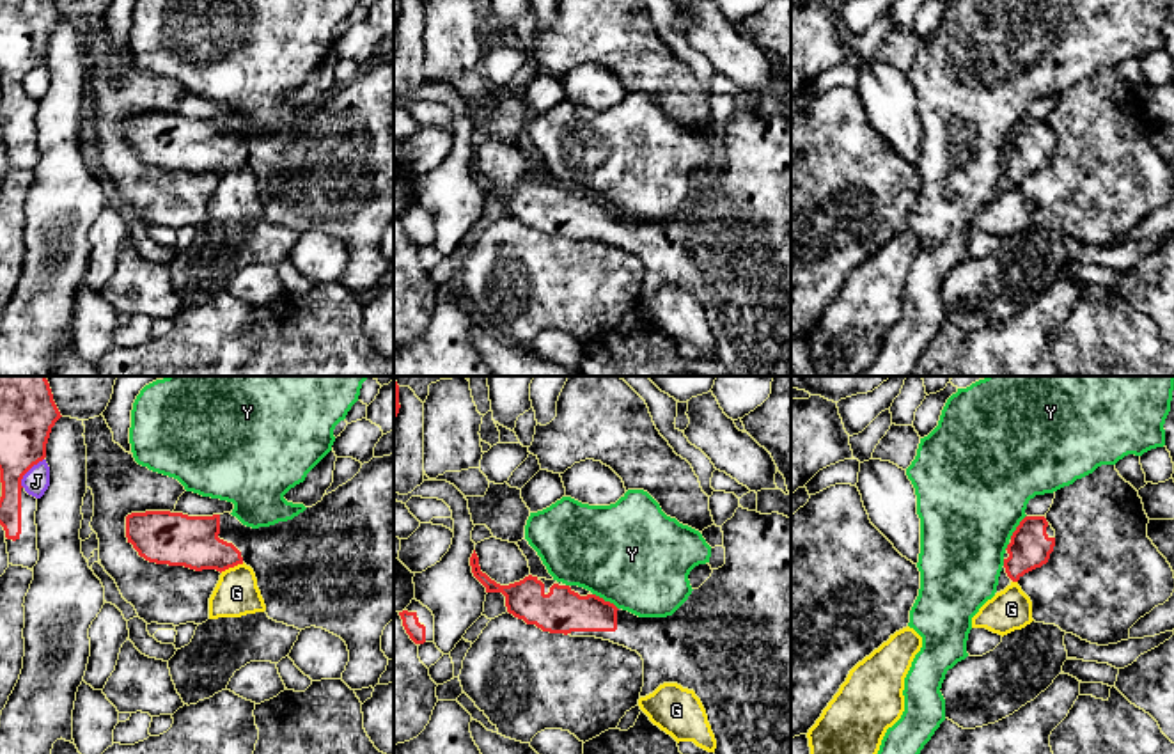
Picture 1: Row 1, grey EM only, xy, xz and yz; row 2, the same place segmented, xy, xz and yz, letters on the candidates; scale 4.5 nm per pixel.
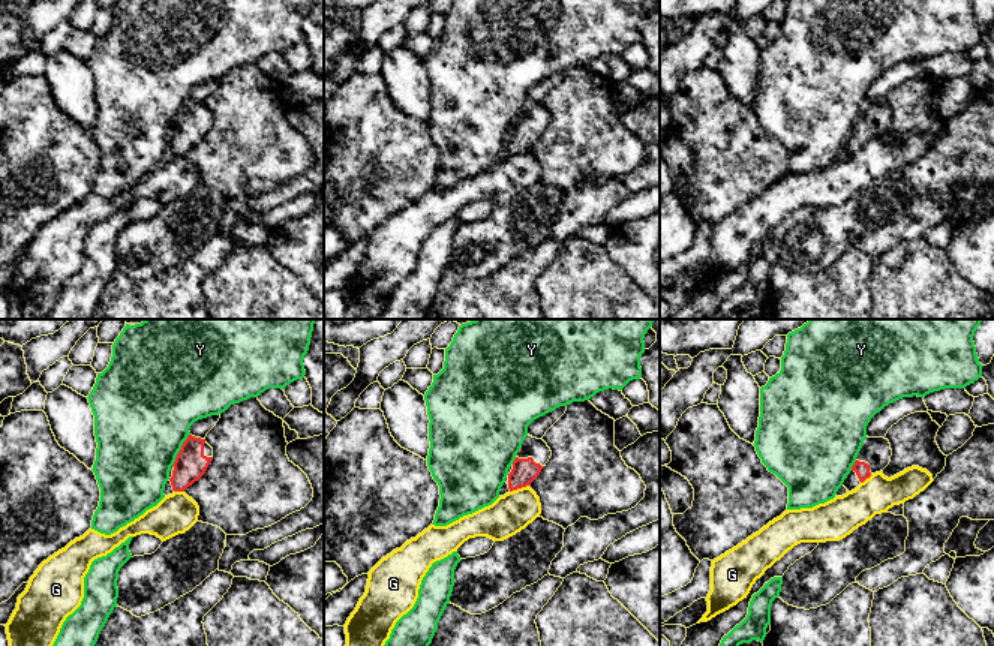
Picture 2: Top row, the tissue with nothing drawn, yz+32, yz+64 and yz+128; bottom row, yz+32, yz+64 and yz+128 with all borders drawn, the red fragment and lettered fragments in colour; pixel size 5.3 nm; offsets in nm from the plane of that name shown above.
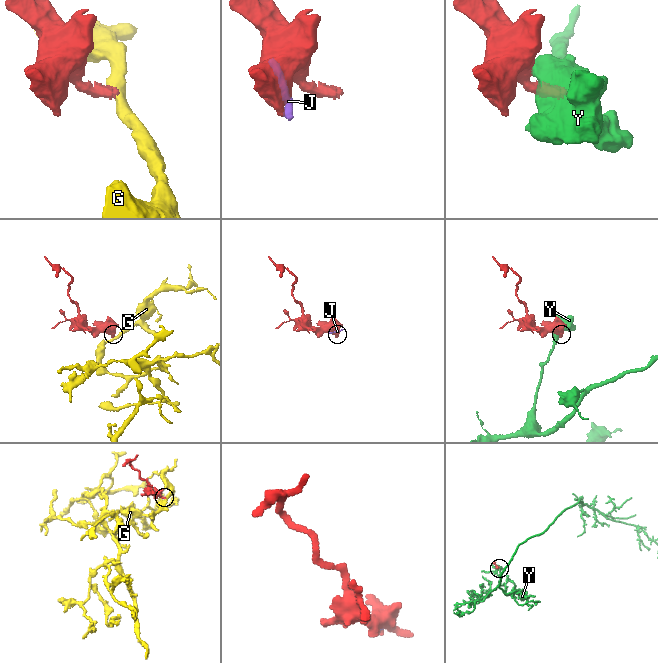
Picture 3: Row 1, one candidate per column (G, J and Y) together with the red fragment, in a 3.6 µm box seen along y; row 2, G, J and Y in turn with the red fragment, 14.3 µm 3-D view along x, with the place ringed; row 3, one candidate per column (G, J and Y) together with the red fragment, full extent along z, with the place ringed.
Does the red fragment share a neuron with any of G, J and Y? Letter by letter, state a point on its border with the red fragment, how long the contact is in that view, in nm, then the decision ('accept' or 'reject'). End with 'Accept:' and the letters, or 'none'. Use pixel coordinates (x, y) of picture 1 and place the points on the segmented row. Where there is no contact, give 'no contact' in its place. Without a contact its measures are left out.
G: contact xy (231, 566); length 120 nm; reject
J: contact xy (27, 471); length 170 nm; reject
Y: contact xz (603, 600); length 140 nm; reject
Accept: none

